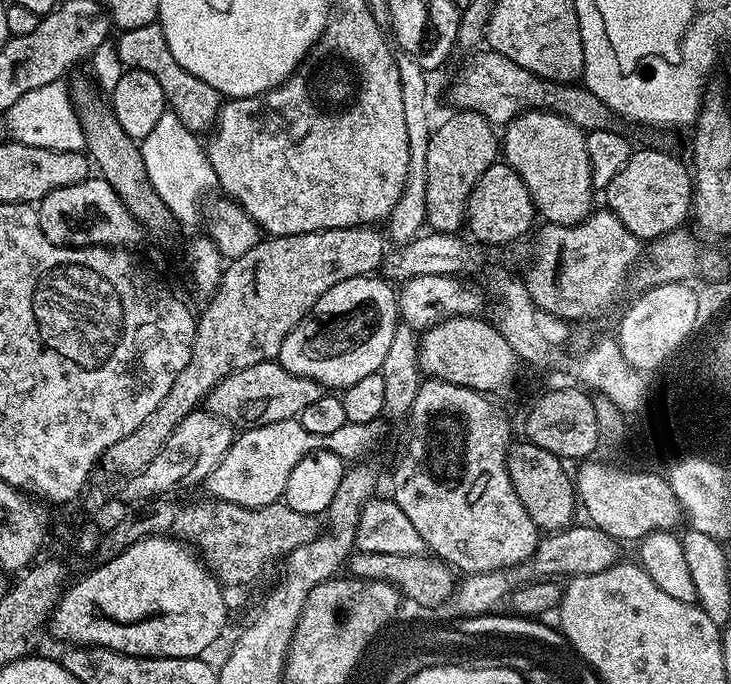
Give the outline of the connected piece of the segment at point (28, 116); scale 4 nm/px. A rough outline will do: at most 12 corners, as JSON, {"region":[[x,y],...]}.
{"region":[[64,80],[38,86],[6,113],[26,146],[84,152]]}

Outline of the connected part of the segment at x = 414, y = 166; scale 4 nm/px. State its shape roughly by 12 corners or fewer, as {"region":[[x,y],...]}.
{"region":[[396,56],[410,155],[402,198],[386,222],[395,245],[426,220],[430,118],[428,74]]}

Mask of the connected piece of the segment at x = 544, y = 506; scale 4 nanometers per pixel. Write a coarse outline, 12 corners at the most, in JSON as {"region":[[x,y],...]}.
{"region":[[527,442],[508,450],[510,482],[541,533],[573,523],[565,461]]}

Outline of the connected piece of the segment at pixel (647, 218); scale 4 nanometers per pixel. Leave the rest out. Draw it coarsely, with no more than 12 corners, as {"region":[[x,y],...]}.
{"region":[[633,151],[609,182],[607,211],[642,242],[689,219],[689,165]]}

